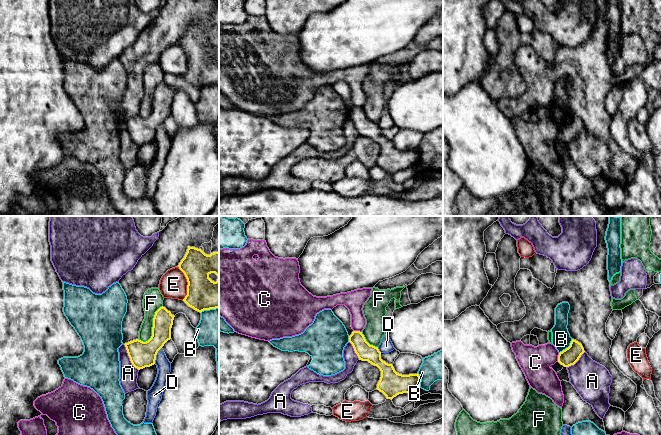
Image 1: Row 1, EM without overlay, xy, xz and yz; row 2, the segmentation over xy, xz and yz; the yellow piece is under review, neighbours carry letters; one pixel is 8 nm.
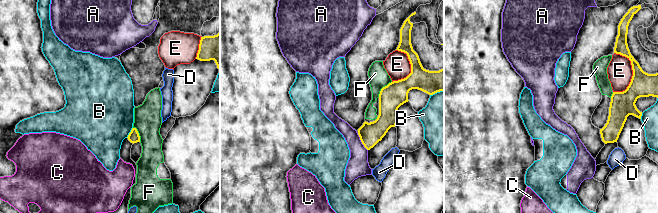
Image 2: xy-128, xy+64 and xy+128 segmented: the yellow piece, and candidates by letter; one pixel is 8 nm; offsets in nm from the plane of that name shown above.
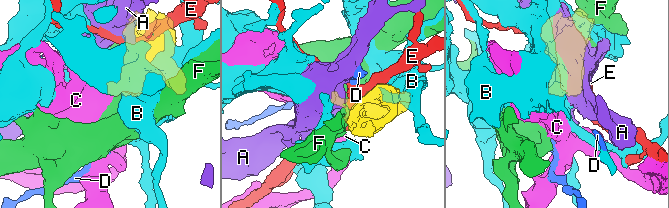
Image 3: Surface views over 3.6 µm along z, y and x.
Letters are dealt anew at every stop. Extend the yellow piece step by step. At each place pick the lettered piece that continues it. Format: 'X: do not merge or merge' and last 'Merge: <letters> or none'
A: do not merge
B: do not merge
C: do not merge
D: do not merge
E: do not merge
F: do not merge
Merge: none

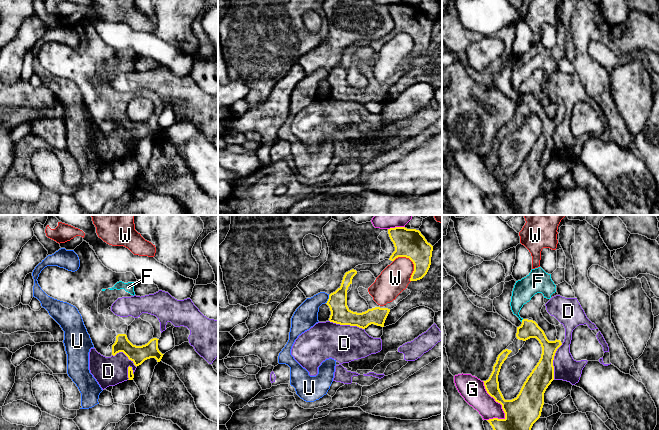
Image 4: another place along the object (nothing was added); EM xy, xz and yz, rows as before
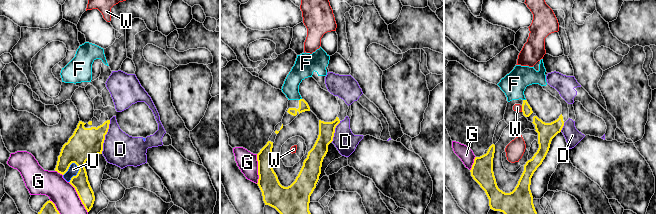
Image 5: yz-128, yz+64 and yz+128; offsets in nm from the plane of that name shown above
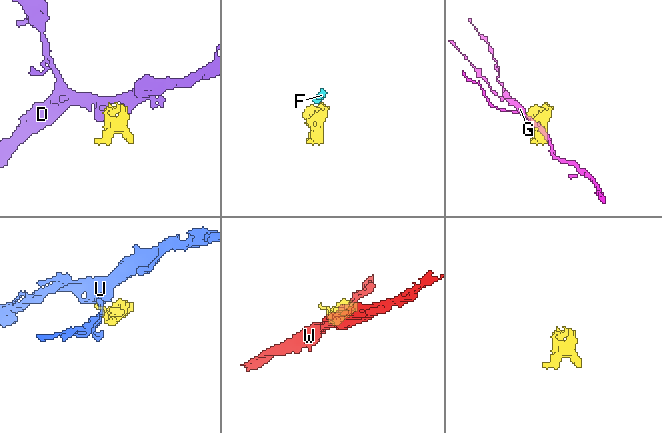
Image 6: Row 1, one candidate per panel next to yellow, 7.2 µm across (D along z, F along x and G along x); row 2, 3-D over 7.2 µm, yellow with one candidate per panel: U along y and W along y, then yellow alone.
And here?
D: do not merge
F: merge
G: do not merge
U: do not merge
W: do not merge
Merge: F

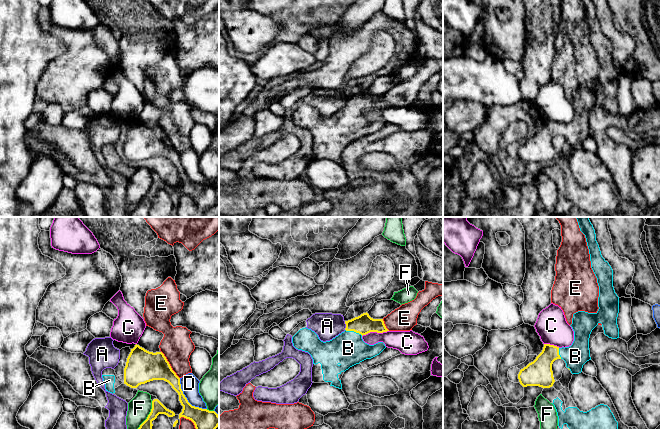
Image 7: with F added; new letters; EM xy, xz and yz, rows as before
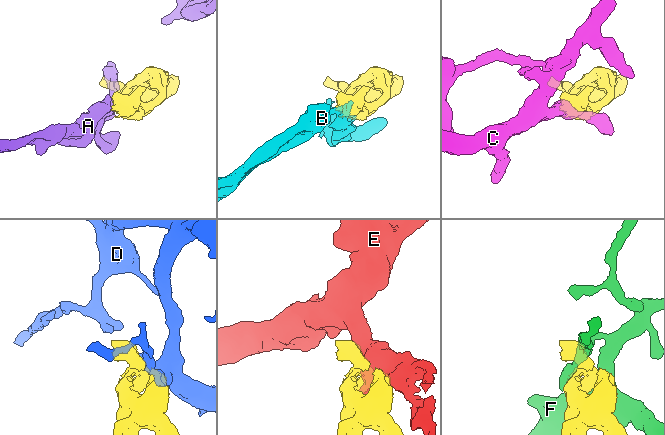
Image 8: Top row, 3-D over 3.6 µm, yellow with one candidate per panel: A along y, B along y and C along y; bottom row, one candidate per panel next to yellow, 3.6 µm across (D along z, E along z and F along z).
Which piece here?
A: do not merge
B: merge
C: do not merge
D: do not merge
E: do not merge
F: do not merge
Merge: B

